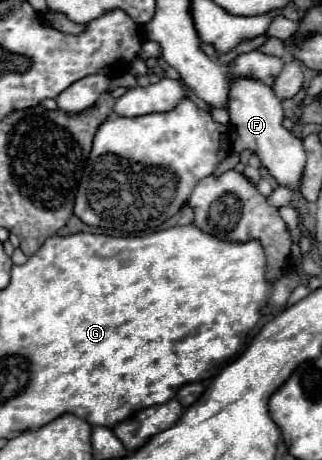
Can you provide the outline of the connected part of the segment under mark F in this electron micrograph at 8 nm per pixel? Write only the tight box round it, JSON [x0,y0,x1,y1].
[228,78,306,192]

